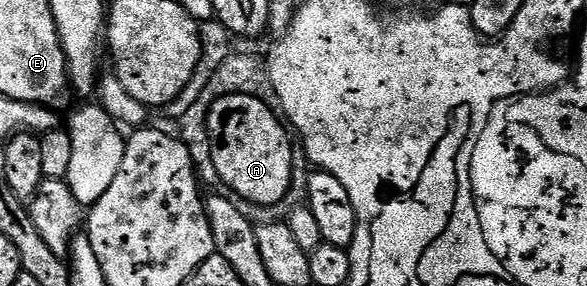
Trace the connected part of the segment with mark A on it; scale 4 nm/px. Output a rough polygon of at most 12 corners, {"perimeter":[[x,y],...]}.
{"perimeter":[[245,95],[208,112],[213,163],[248,204],[291,190],[280,115]]}

